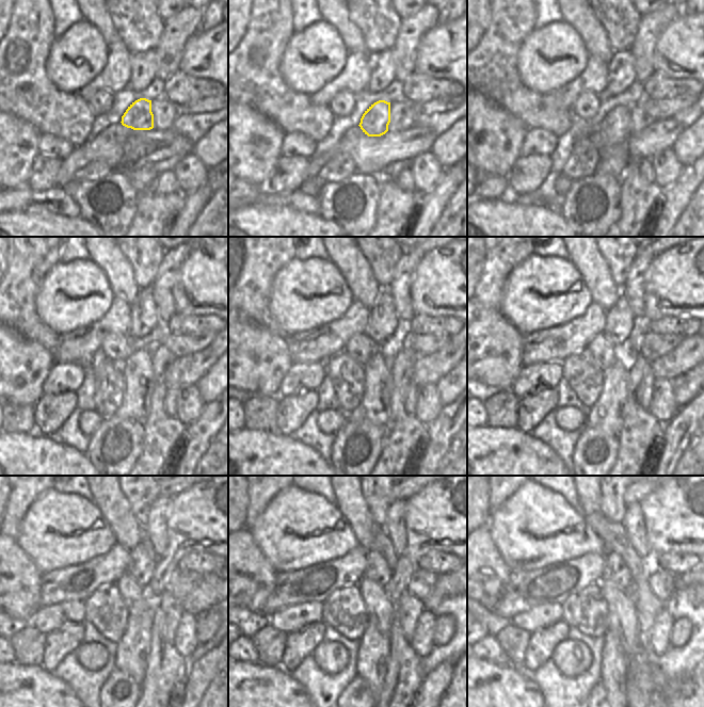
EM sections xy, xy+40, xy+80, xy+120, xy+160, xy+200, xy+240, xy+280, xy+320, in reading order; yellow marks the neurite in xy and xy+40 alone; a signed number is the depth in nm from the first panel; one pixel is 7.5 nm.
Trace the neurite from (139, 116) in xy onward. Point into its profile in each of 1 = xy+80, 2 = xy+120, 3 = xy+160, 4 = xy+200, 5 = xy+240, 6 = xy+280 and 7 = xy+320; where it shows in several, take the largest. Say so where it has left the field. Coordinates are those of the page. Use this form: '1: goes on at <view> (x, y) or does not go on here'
1: goes on at xy+80 (616, 128)
2: goes on at xy+120 (139, 367)
3: goes on at xy+160 (374, 406)
4: goes on at xy+200 (608, 413)
5: goes on at xy+240 (132, 654)
6: goes on at xy+280 (374, 646)
7: goes on at xy+320 (614, 669)

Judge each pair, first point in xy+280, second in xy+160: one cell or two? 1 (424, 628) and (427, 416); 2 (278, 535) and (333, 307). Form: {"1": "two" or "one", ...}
{"1": "one", "2": "one"}

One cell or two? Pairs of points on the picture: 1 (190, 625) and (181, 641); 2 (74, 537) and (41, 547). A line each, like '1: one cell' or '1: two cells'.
1: one cell
2: one cell

